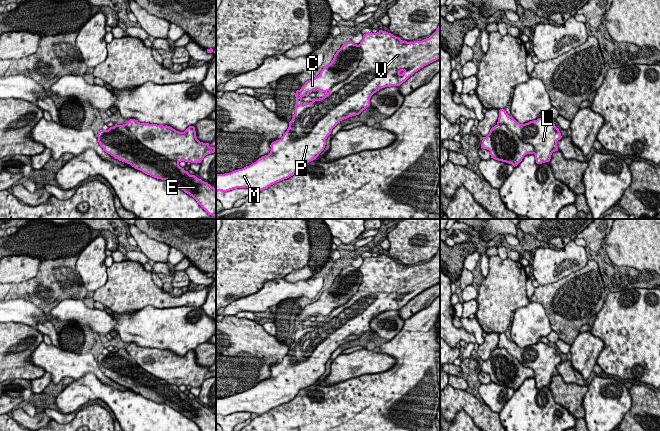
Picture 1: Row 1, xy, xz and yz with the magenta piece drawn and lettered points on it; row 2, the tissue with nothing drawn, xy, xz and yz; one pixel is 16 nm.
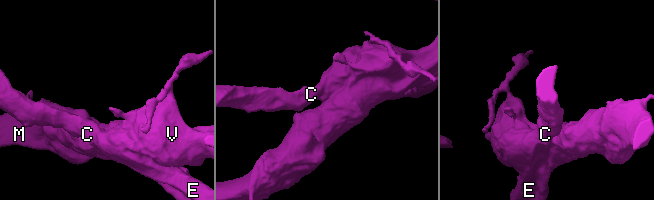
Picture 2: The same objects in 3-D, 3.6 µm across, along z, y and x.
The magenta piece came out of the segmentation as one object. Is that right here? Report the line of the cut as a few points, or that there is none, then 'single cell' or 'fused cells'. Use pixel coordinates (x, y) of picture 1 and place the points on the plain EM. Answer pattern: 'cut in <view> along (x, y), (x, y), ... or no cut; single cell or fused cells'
cut in xy along (124, 348), (145, 370), (178, 387); fused cells

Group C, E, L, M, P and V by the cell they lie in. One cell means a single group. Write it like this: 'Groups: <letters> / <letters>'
Groups: C E / L M P V

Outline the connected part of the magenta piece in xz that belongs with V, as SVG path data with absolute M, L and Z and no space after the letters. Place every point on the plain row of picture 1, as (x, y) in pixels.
M440 249L429 262L422 265L403 265L391 257L379 254L377 257L371 256L364 258L359 270L362 273L362 282L356 294L346 304L335 308L322 322L314 323L310 327L296 327L295 338L289 346L287 355L281 363L271 367L270 377L242 393L225 398L216 398L216 417L218 415L227 416L237 412L249 412L251 414L262 415L277 406L293 400L301 389L315 384L324 374L326 363L331 358L332 353L342 344L359 339L369 331L370 322L374 317L385 311L400 310L415 296L440 283Z

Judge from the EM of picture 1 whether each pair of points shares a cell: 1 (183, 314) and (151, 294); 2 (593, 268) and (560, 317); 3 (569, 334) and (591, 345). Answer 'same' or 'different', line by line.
1: different
2: same
3: different

